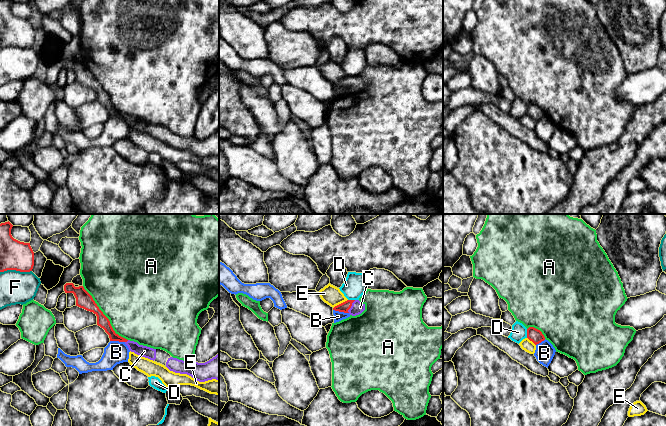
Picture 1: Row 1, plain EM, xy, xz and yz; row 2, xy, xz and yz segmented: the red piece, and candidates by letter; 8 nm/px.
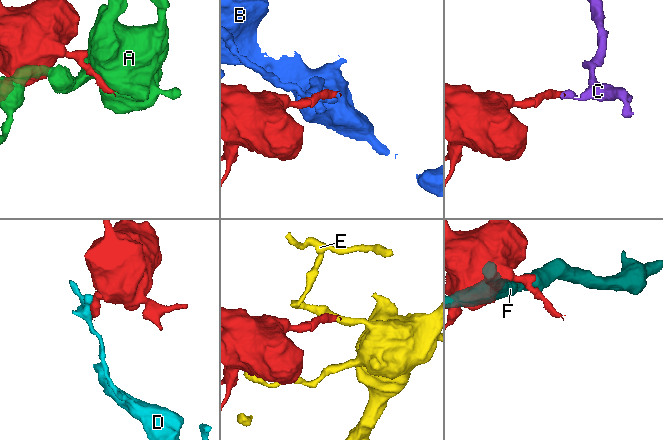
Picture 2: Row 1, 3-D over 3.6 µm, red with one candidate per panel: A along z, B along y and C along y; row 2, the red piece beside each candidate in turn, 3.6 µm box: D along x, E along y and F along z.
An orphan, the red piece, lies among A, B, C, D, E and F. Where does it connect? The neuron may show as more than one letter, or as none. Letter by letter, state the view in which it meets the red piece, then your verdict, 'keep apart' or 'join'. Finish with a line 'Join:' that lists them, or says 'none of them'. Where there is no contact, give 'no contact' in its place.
A: meets red in xy; keep apart
B: meets red in xz; keep apart
C: meets red in xz; join
D: meets red in yz; keep apart
E: meets red in xz; keep apart
F: meets red in xy; keep apart
Join: C

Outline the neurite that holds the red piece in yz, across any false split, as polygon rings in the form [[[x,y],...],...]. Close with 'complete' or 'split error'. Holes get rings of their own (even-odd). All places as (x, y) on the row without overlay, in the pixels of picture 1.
[[[529,103],[527,105],[527,114],[532,117],[535,121],[545,116],[545,113],[542,108],[534,103]]]; complete

